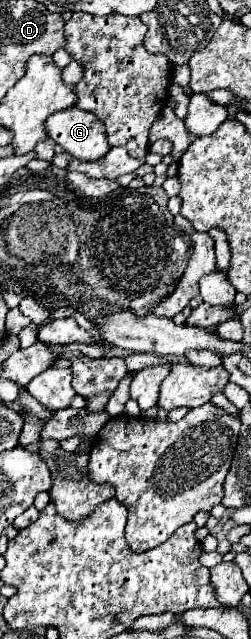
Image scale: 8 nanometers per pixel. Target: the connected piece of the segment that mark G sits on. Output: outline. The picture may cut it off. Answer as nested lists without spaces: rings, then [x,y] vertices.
[[[75,106],[51,114],[43,126],[49,138],[79,160],[99,160],[109,150],[103,122]]]

